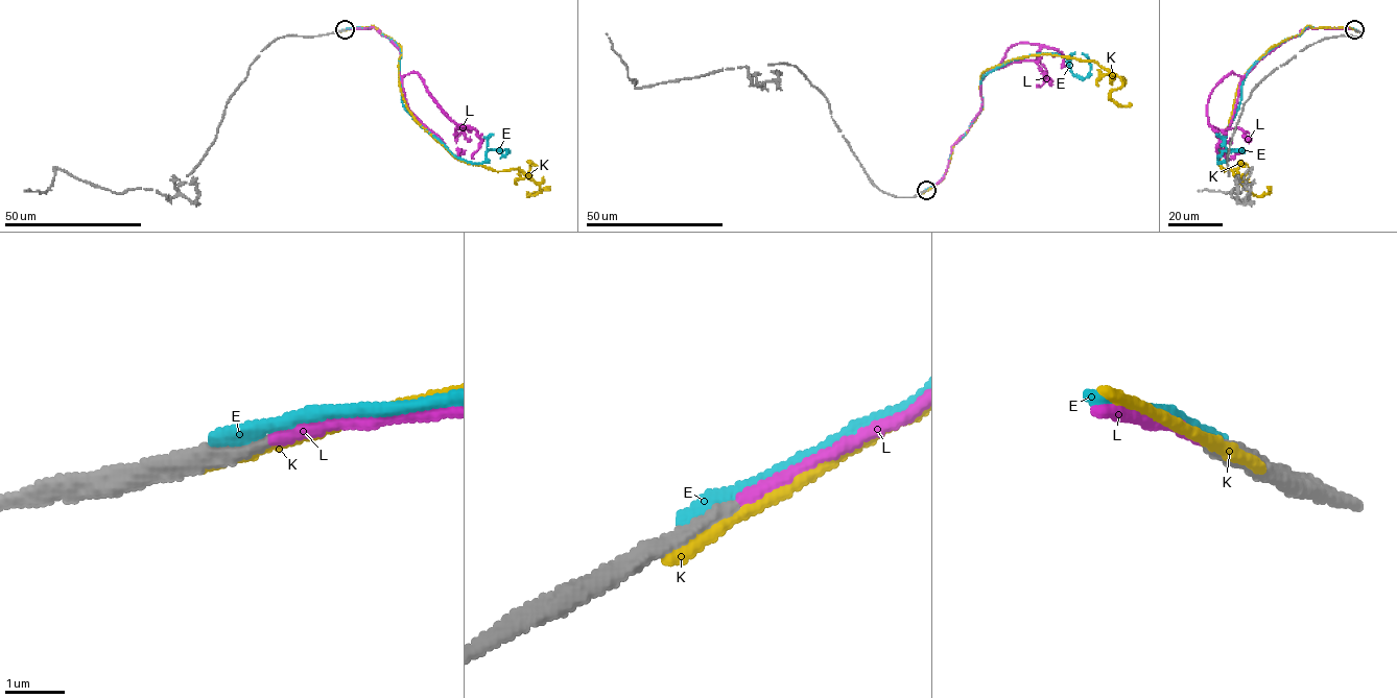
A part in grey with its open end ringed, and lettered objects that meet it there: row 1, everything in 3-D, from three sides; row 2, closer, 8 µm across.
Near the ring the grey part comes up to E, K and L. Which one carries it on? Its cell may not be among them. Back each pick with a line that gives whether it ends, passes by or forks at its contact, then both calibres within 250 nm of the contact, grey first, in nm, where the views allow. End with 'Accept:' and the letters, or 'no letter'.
L: it ends there; 280 nm thick on the grey side, 190 nm on the other
Accept: L

